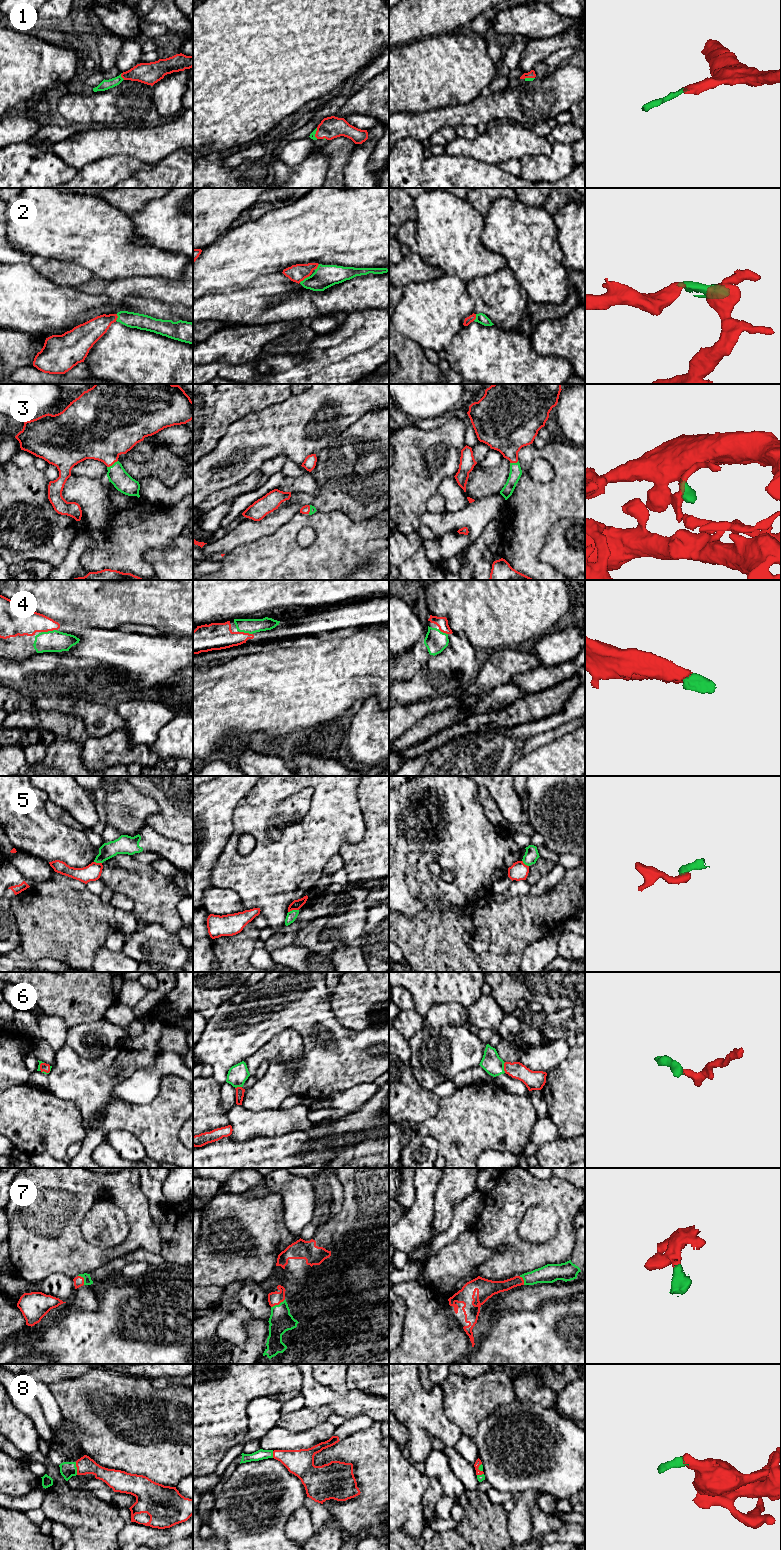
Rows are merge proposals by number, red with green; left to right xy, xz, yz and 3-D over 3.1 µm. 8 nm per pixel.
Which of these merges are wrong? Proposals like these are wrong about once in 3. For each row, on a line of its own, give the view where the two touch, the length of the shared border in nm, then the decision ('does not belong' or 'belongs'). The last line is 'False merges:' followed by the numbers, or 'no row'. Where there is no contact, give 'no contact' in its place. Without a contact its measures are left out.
1: contact in xy; length 60 nm; belongs
2: contact in xz; length 110 nm; belongs
3: contact in xy; length 110 nm; belongs
4: contact in xy; length 130 nm; belongs
5: contact in xz; length 90 nm; does not belong
6: contact in yz; length 90 nm; belongs
7: contact in xz; length 140 nm; belongs
8: contact in xy; length 110 nm; belongs
False merges: 5

